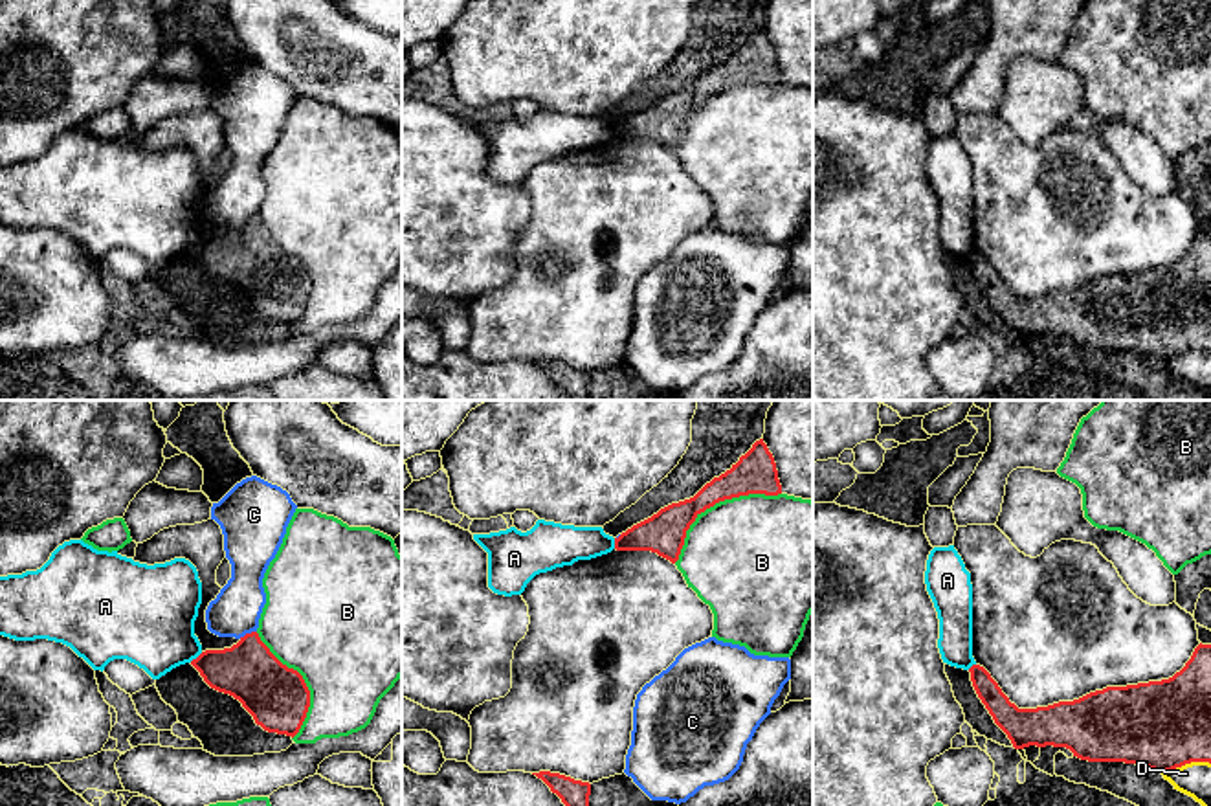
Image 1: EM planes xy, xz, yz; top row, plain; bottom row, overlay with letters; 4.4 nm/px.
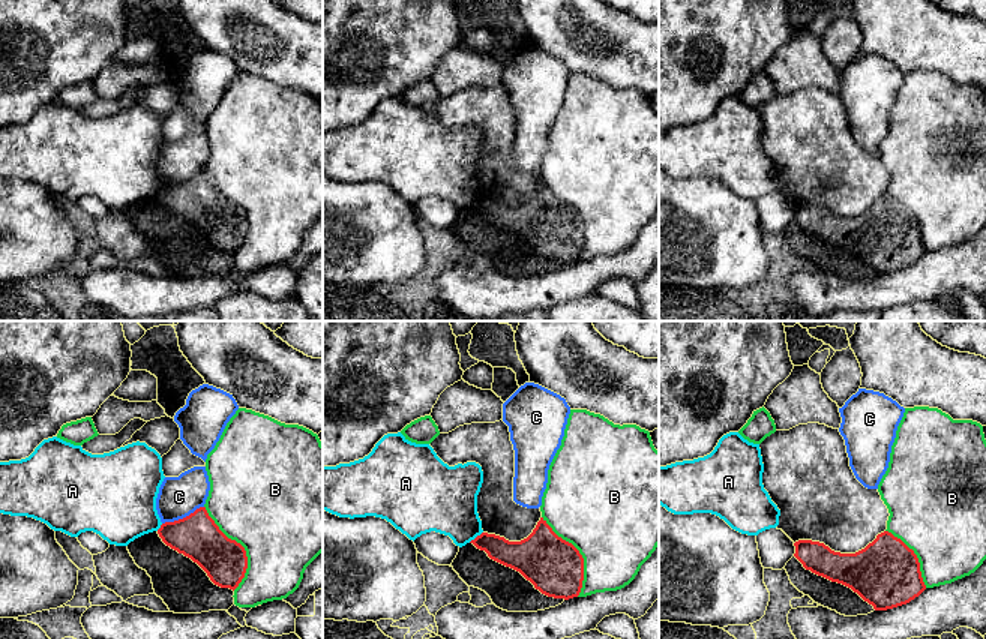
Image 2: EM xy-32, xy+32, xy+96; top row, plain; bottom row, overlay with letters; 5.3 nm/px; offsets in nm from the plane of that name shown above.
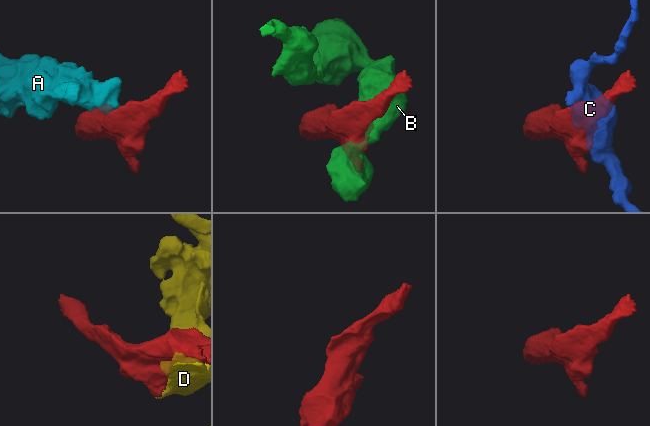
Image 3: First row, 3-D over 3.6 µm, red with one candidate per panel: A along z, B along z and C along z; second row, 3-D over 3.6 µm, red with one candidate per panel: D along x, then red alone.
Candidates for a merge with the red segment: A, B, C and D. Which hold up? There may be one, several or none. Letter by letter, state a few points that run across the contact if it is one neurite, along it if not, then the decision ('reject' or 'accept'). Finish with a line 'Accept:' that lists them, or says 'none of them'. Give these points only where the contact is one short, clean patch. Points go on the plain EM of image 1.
A: line xy (202, 241), (189, 250); reject
B: reject
C: reject
D: reject
Accept: none of them

